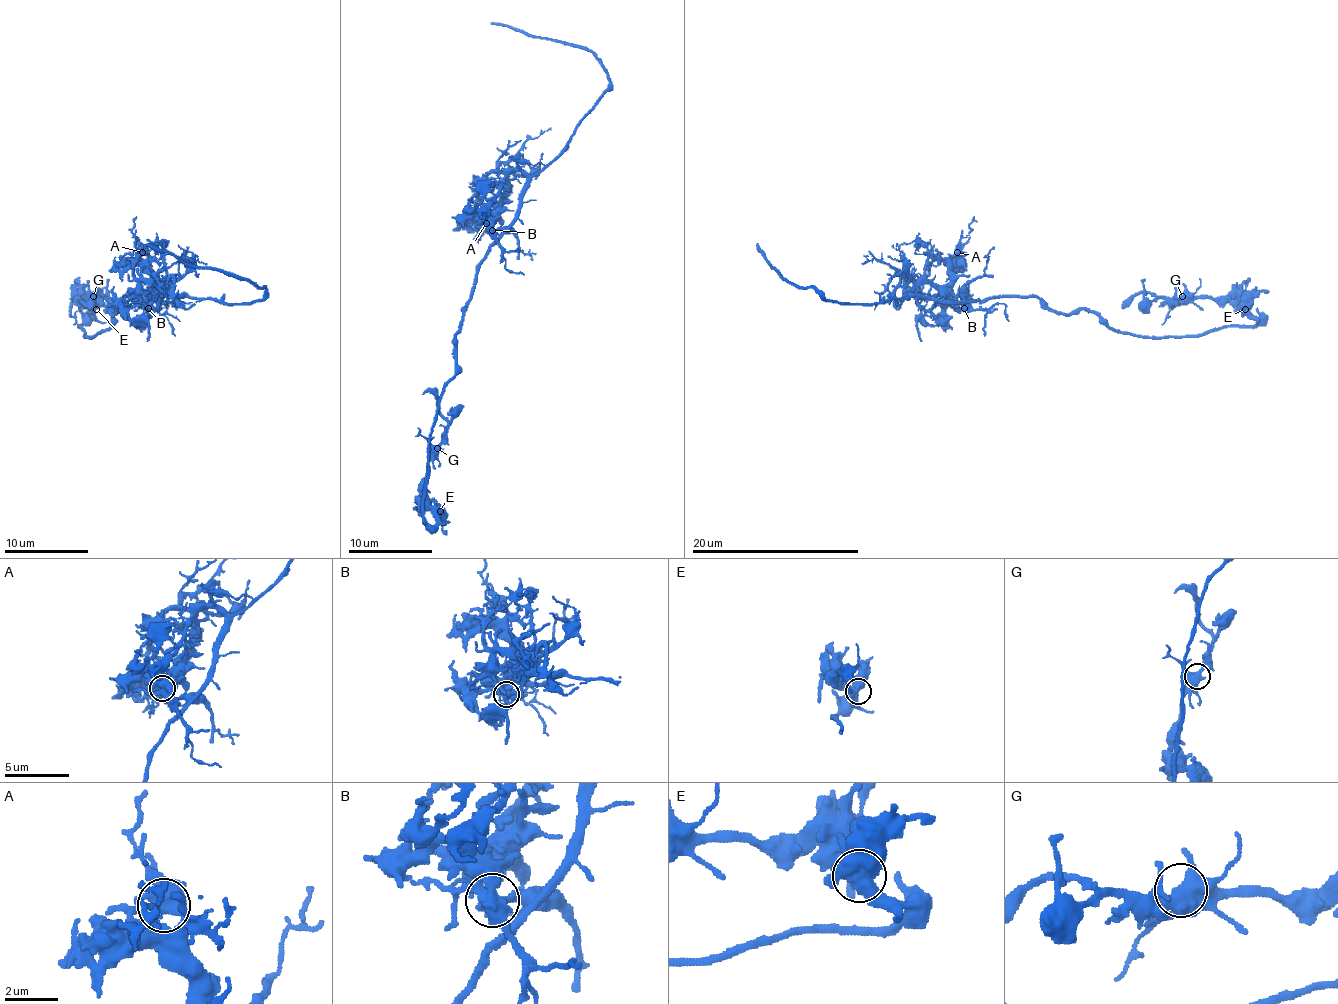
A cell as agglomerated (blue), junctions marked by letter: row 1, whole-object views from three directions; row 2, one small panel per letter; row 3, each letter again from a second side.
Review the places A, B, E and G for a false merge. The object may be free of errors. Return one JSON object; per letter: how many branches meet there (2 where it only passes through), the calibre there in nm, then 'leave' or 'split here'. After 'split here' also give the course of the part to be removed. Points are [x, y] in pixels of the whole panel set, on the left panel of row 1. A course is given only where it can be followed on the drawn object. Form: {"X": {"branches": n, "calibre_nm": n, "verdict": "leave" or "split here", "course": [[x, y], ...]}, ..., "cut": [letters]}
{"A": {"branches": 3, "calibre_nm": 500, "verdict": "leave"}, "B": {"branches": 4, "calibre_nm": 550, "verdict": "split here", "course": [[148, 309], [177, 271], [186, 246]]}, "E": {"branches": 4, "calibre_nm": 600, "verdict": "leave"}, "G": {"branches": 4, "calibre_nm": 500, "verdict": "leave"}, "cut": ["B"]}

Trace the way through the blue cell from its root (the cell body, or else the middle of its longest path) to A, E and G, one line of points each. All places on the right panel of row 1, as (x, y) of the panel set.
A: (1033, 296), (989, 296), (966, 303), (951, 290), (951, 256), (957, 252)
E: (1033, 296), (1062, 313), (1090, 309), (1134, 336), (1201, 336), (1253, 326), (1260, 319), (1245, 309)
G: (1033, 296), (1062, 313), (1090, 309), (1134, 336), (1201, 336), (1260, 319), (1226, 298), (1182, 296)

